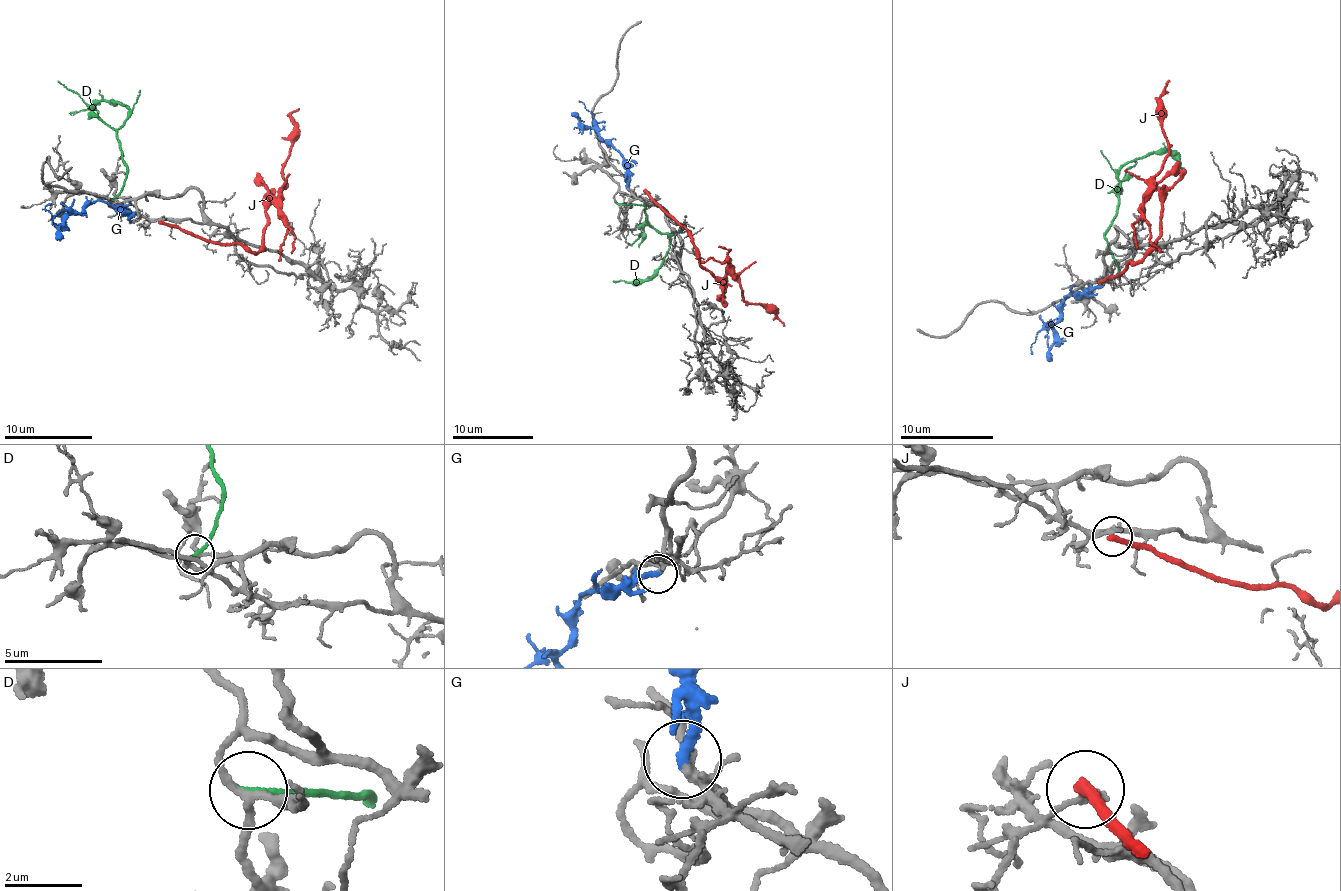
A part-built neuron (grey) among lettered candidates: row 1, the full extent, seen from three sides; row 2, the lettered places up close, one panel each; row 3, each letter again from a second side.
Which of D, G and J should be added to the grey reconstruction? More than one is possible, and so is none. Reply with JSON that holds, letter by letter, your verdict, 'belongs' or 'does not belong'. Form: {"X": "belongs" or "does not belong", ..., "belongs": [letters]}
{"D": "does not belong", "G": "belongs", "J": "does not belong", "belongs": ["G"]}

